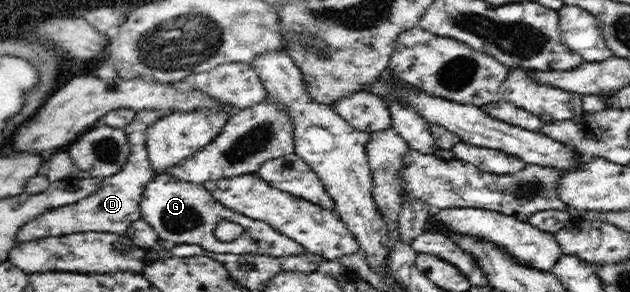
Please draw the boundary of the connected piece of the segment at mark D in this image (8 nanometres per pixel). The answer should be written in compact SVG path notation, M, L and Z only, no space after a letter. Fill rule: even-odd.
M150 106L136 110L135 117L122 128L129 152L126 162L120 167L120 170L116 174L104 177L100 187L87 198L80 200L78 204L48 210L44 214L40 214L36 220L28 222L28 226L24 226L18 232L16 240L18 242L30 242L30 240L46 238L46 236L66 236L66 234L90 232L90 230L102 233L110 232L110 234L126 234L131 229L132 224L140 219L137 204L140 203L144 184L157 174L150 164L147 151L148 131L161 118L167 117L172 110L174 110L174 107L164 106Z

